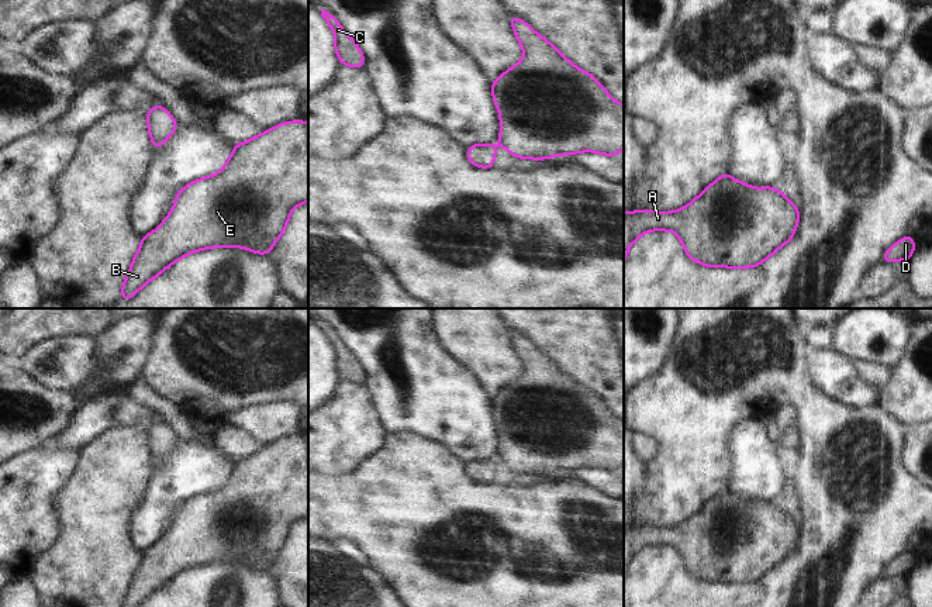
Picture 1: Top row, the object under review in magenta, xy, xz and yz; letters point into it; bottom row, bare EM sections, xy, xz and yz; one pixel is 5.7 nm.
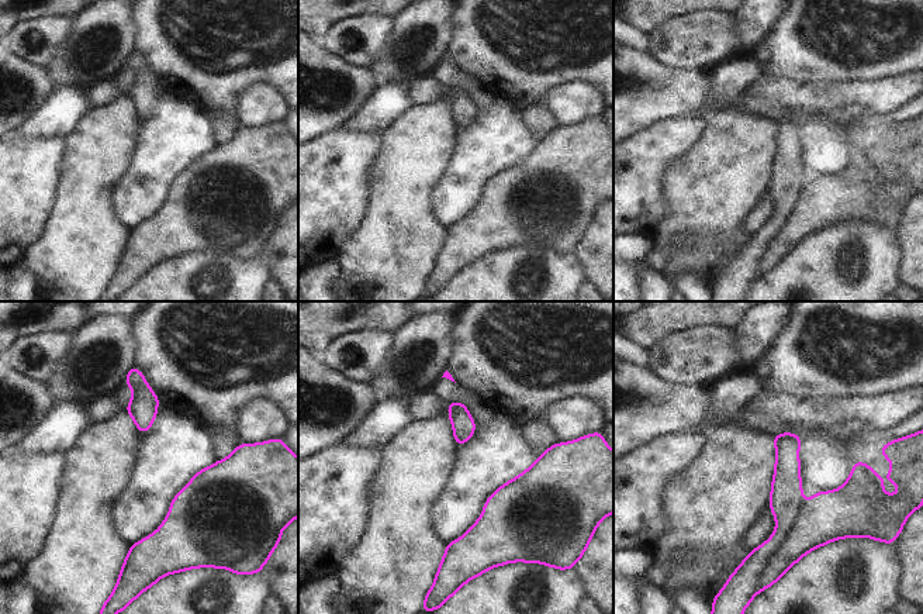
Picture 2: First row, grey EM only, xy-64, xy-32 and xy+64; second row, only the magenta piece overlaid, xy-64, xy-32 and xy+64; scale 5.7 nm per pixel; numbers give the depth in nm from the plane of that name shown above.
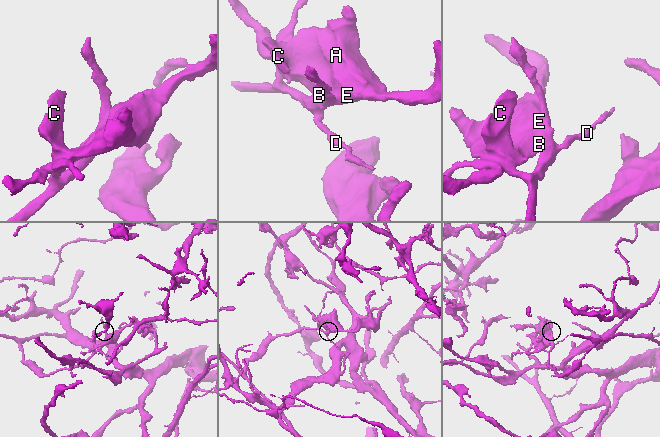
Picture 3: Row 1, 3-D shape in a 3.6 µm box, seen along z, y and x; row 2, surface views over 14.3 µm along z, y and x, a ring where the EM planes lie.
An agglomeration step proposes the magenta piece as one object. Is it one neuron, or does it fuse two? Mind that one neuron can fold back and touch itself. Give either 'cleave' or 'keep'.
cleave

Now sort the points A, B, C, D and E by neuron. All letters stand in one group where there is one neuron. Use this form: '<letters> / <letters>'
A B C E / D

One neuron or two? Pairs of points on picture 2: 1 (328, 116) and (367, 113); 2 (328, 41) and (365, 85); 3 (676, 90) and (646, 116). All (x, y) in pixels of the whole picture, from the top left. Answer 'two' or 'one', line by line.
1: two
2: two
3: one

